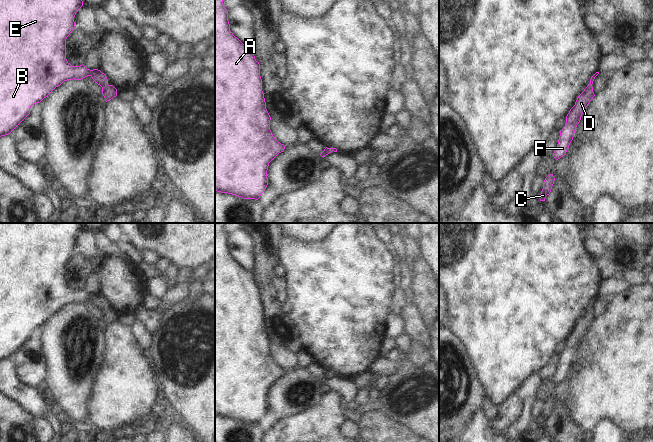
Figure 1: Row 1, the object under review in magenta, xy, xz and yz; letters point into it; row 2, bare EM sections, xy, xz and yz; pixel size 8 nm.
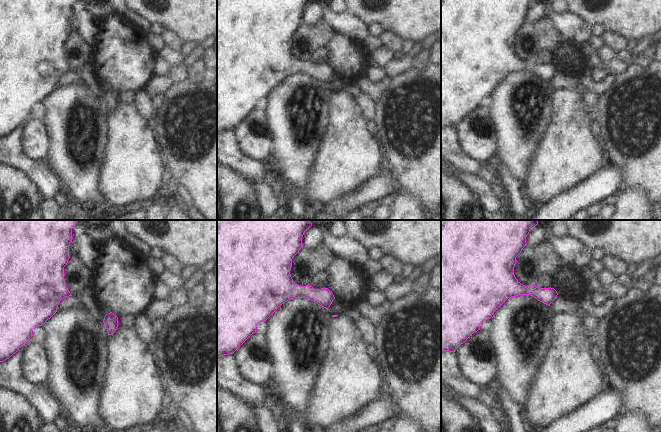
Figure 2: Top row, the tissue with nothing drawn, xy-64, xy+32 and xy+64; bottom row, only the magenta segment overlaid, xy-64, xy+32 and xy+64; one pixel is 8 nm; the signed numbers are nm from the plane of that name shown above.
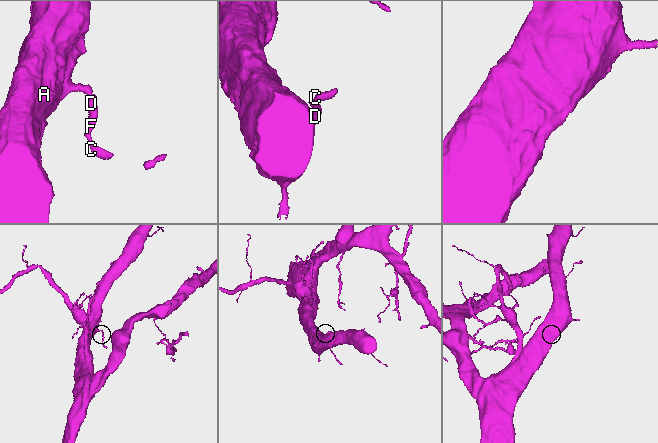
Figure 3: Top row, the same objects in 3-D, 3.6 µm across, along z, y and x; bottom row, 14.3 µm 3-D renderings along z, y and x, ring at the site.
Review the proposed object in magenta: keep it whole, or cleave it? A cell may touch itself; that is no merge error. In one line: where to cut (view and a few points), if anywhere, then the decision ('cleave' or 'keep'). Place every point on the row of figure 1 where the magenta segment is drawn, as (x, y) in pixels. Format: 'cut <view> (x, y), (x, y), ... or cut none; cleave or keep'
cut none; keep

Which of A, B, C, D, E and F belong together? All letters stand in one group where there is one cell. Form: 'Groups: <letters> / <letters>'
Groups: A B C D E F

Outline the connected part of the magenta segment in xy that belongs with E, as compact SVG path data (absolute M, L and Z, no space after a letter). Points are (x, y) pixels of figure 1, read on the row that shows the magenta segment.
M0 0L0 137L10 134L30 114L32 105L40 103L64 81L73 79L81 80L87 76L91 76L102 87L102 94L106 102L117 96L117 89L113 85L108 84L106 75L100 70L87 69L83 64L72 66L66 59L66 39L76 29L74 17L82 6L82 0Z

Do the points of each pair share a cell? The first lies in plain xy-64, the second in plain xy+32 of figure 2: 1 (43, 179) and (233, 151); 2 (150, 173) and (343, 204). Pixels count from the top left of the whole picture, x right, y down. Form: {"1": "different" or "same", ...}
{"1": "same", "2": "different"}

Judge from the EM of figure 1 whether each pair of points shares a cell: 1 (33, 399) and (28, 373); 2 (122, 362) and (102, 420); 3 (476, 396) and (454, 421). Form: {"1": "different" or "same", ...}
{"1": "different", "2": "same", "3": "same"}

